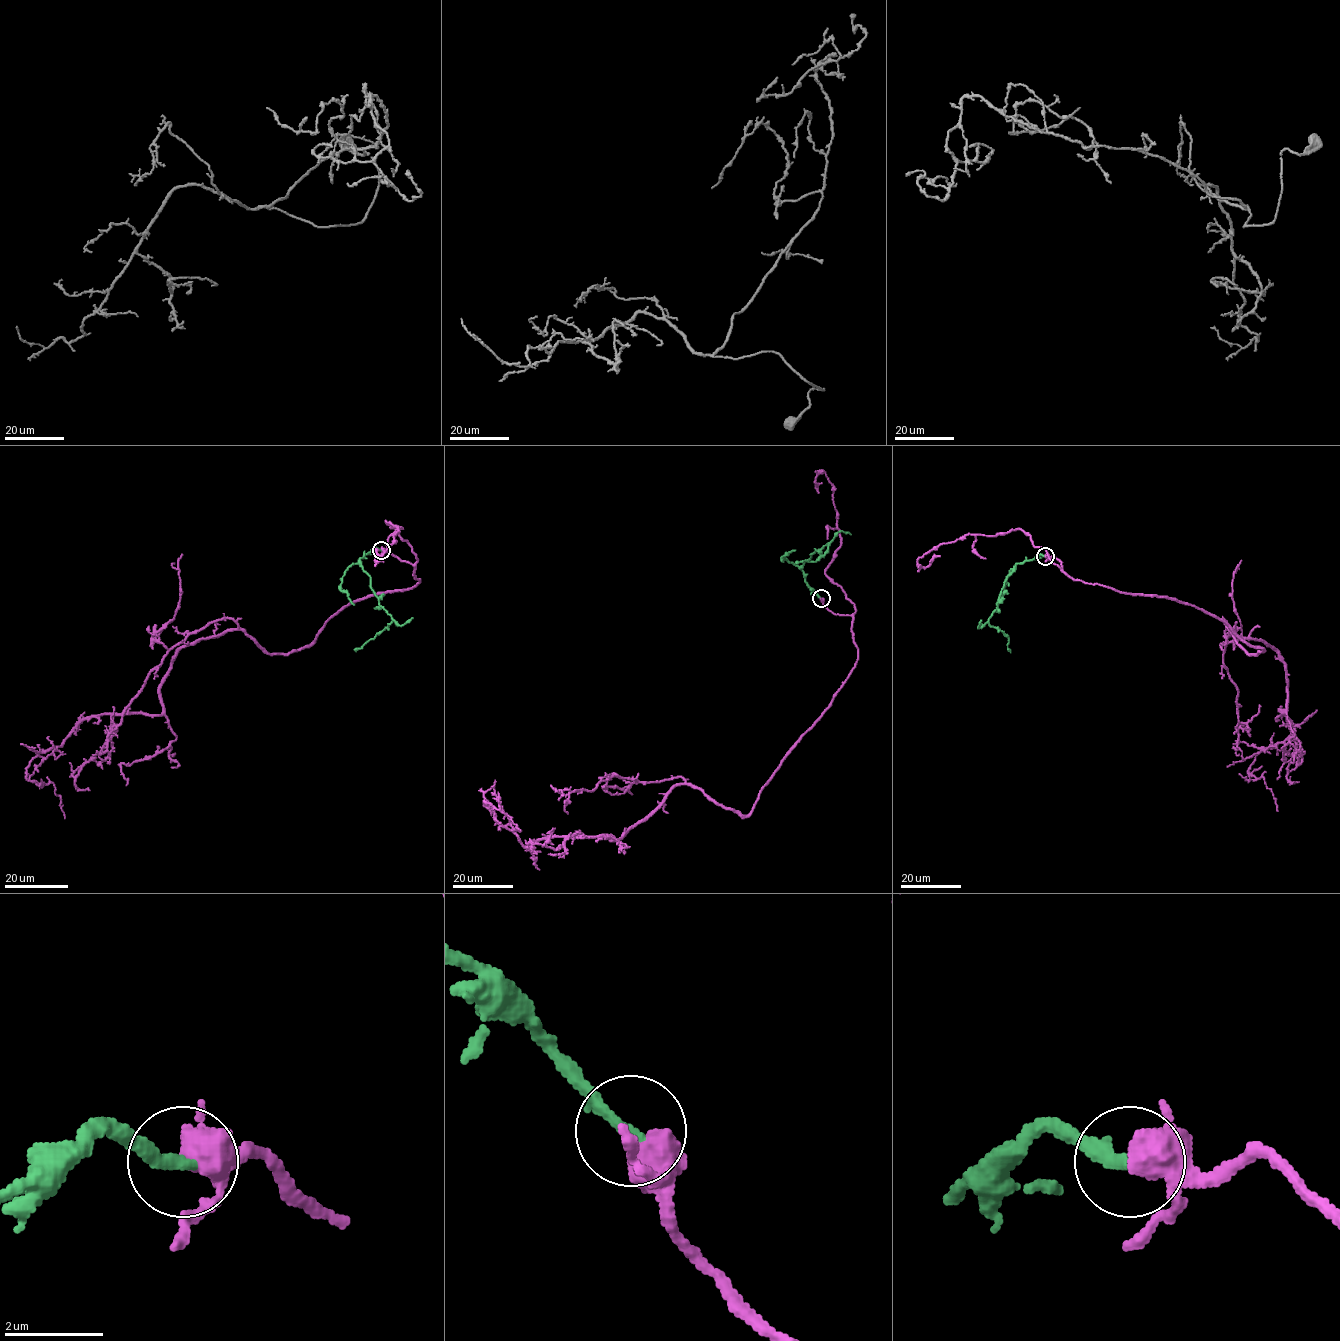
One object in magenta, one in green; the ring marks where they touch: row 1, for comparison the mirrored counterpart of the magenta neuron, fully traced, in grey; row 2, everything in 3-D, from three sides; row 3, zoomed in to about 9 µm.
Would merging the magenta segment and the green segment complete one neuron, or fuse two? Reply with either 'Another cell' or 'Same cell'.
Same cell

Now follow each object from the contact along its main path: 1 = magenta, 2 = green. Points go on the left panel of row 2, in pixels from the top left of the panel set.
1: (381, 550), (420, 582), (287, 654), (201, 638), (161, 714), (38, 753), (64, 818)
2: (381, 550), (373, 549), (360, 559), (360, 564), (392, 621), (354, 650)

